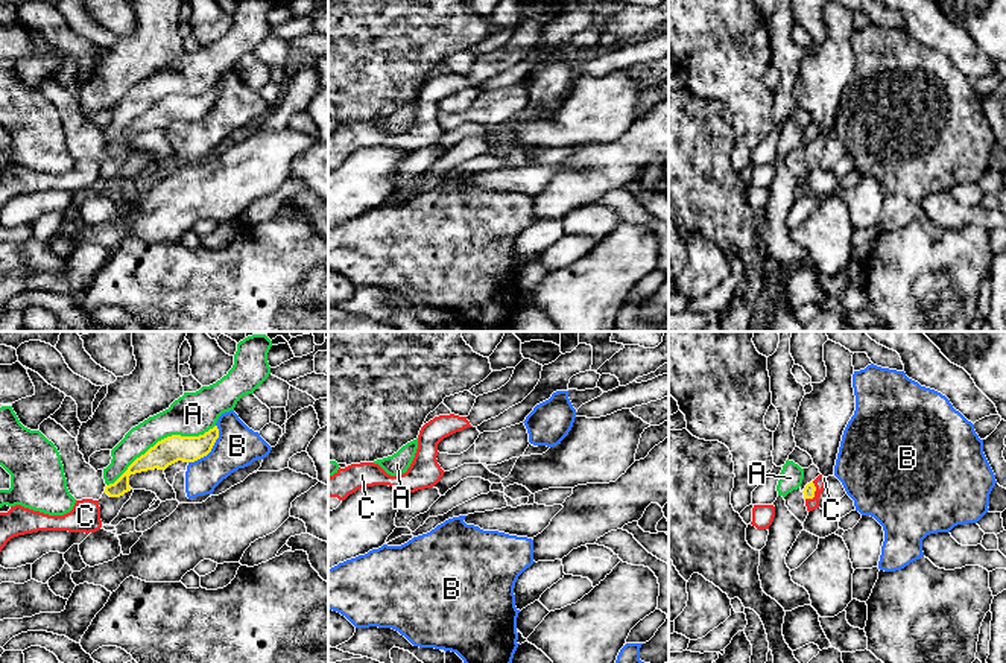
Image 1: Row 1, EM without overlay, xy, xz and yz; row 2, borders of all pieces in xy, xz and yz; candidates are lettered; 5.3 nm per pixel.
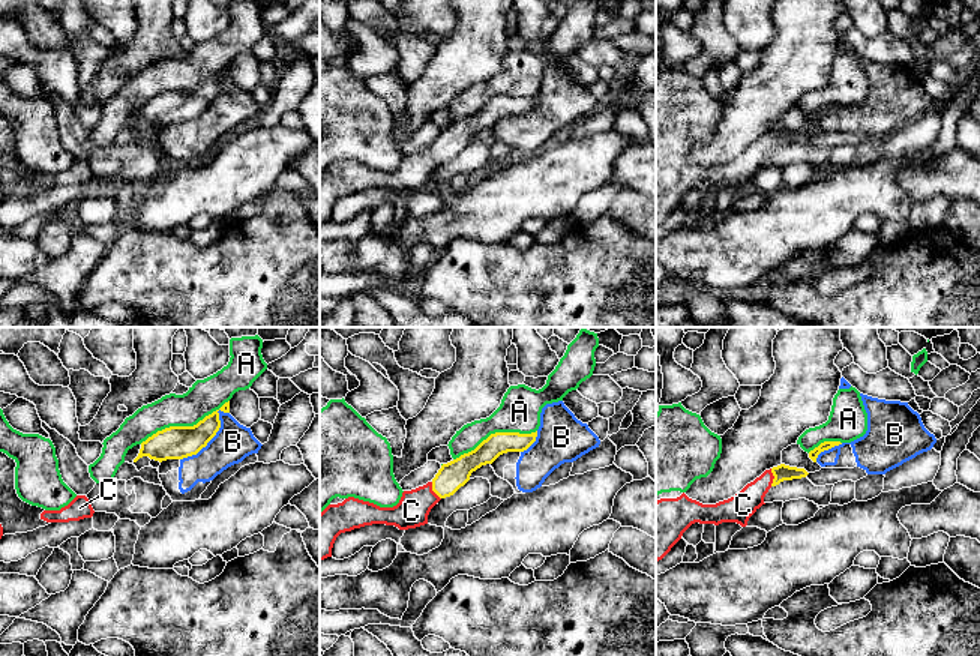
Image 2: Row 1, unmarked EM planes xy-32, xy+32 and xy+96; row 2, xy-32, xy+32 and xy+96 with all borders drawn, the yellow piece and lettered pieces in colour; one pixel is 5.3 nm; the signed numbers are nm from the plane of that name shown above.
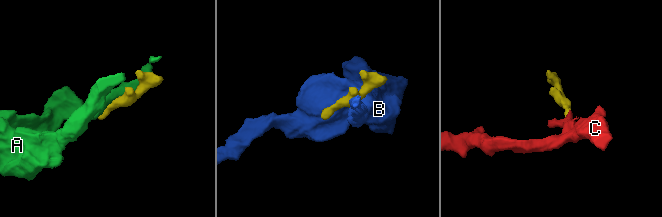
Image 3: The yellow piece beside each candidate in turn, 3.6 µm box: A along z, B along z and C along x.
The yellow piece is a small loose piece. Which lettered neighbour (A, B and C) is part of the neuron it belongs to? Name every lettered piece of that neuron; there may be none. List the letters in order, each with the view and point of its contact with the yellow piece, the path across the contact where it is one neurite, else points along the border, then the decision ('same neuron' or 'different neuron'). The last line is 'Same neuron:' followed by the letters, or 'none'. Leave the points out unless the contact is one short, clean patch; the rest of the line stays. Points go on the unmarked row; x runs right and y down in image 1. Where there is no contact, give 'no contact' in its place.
A: contact xy (161, 99); different neuron
B: contact xy (211, 107); different neuron
C: contact yz (813, 152); way yz (809, 151), (813, 152), (819, 142); same neuron
Same neuron: C

